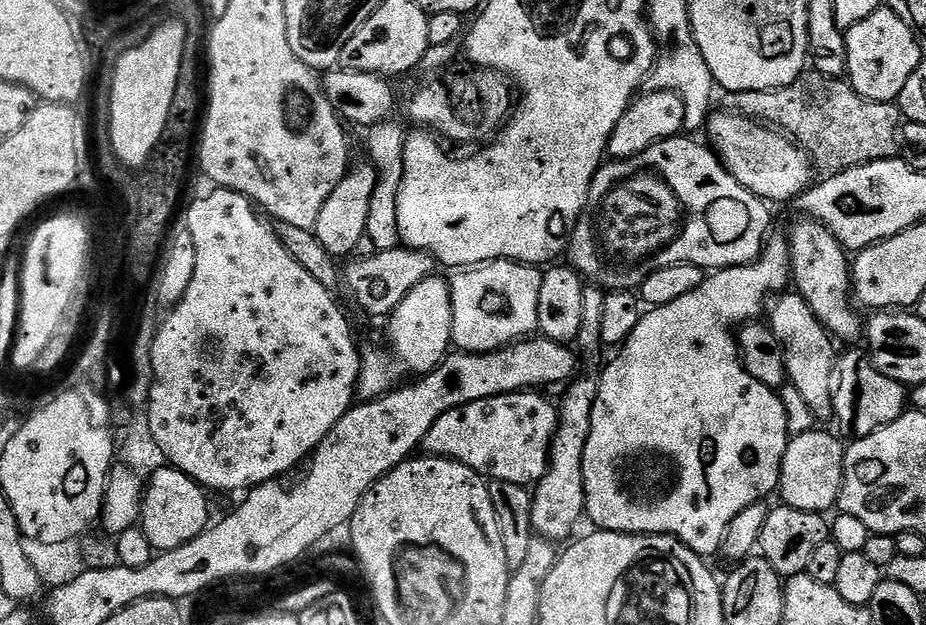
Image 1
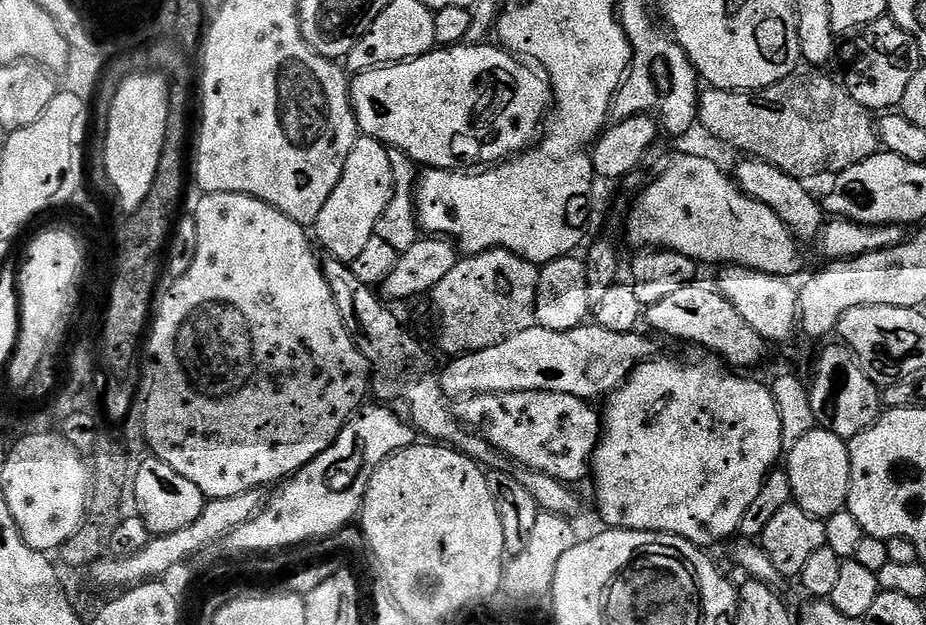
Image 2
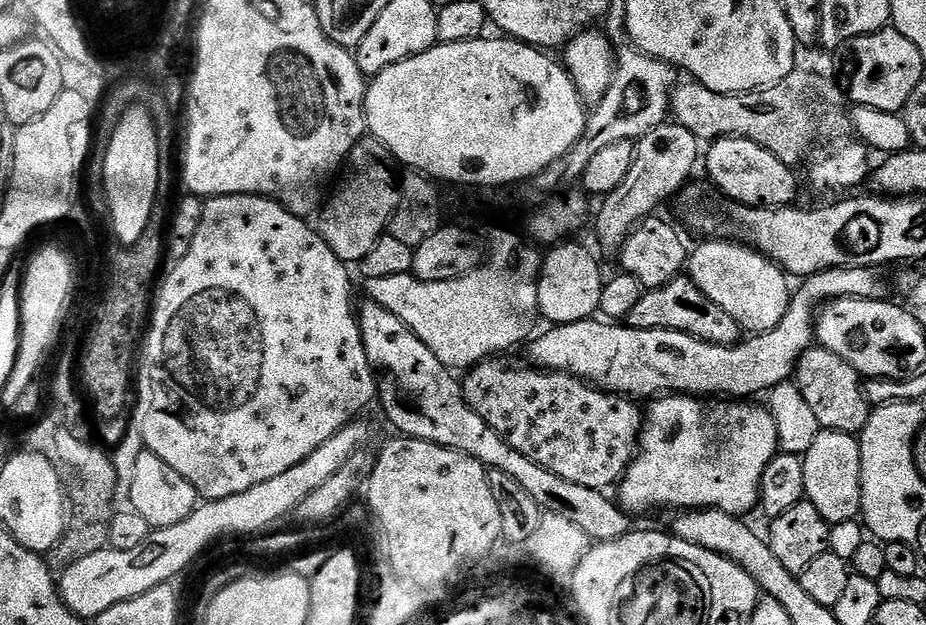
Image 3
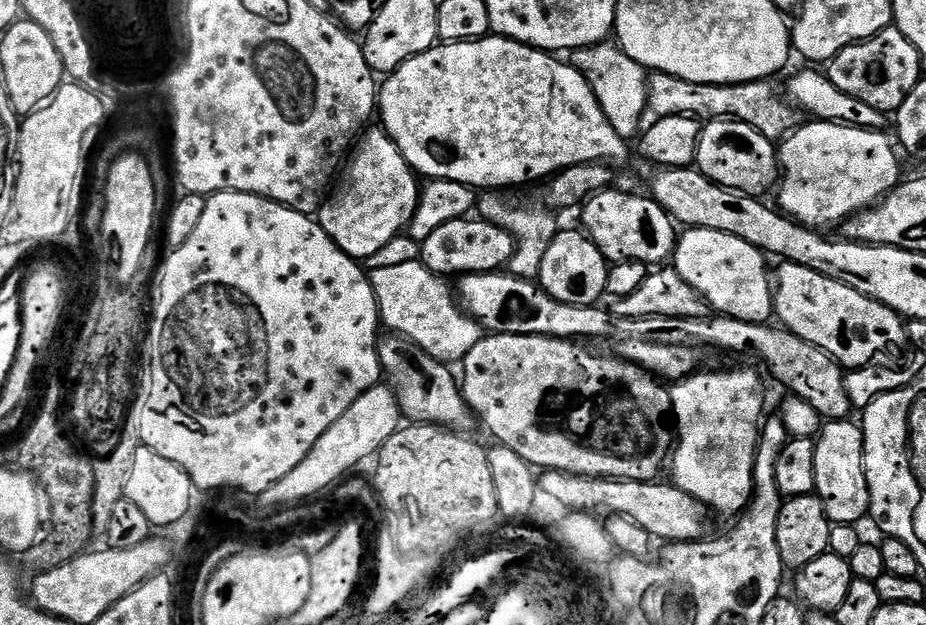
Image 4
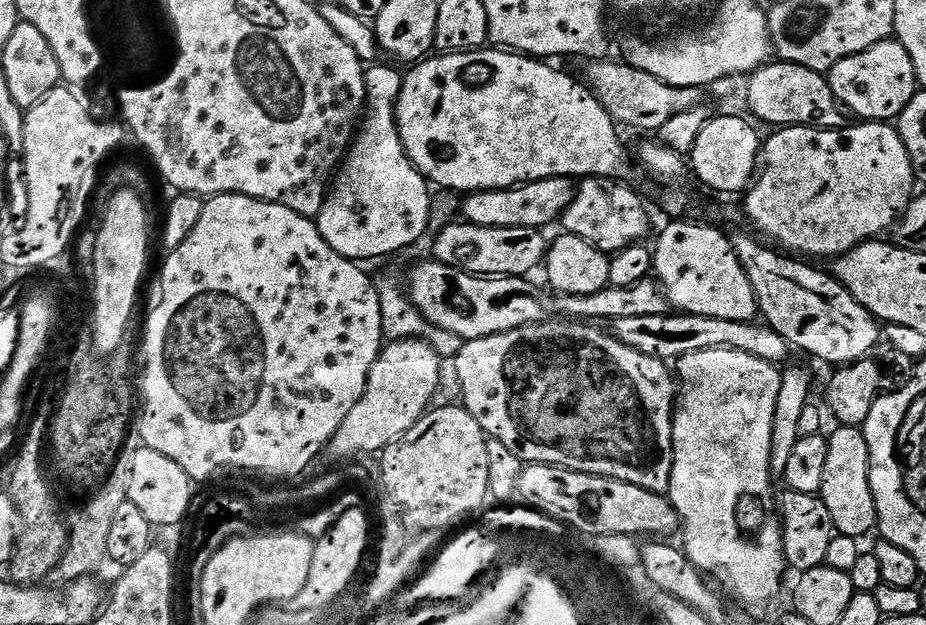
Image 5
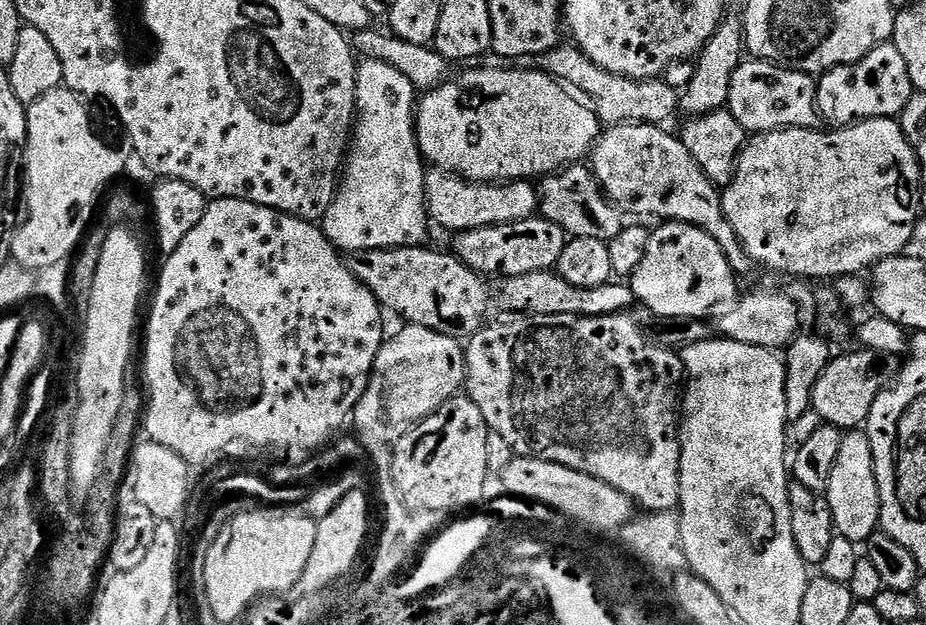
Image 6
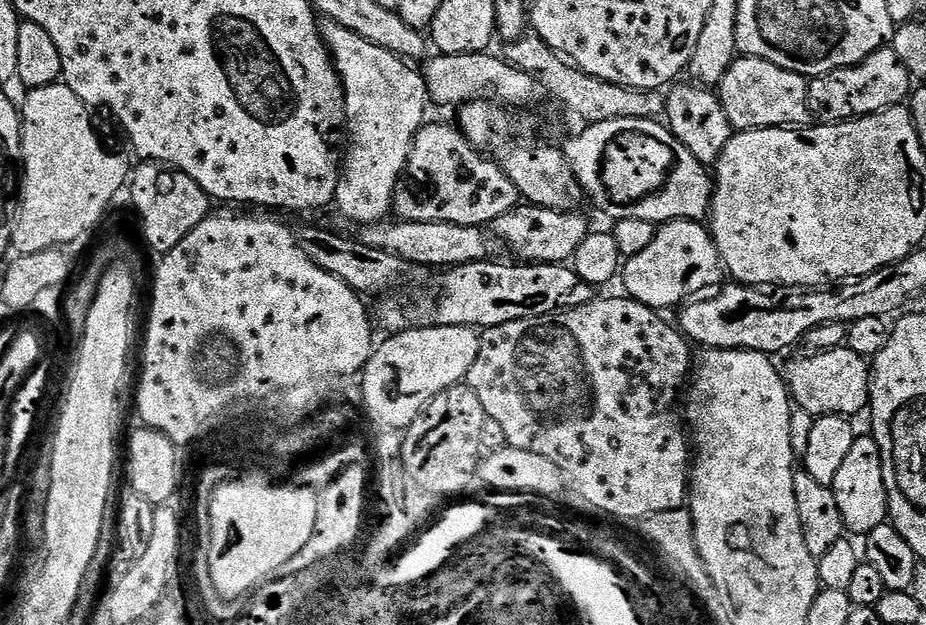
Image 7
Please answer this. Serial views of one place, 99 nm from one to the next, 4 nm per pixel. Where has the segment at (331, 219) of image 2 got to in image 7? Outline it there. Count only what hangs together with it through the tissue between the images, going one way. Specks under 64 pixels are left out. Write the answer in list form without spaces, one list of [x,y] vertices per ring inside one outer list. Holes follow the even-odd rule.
[[[324,20],[320,24],[320,35],[332,54],[336,73],[340,75],[344,87],[346,132],[352,135],[352,149],[349,152],[347,149],[342,160],[342,175],[336,187],[334,208],[355,226],[379,224],[387,221],[393,211],[392,200],[408,167],[412,142],[426,123],[424,111],[430,108],[426,82],[417,69],[416,72],[412,69],[415,67],[411,63],[395,56],[390,50],[382,50],[382,46],[374,46],[374,42],[366,42],[366,38],[354,34],[349,28],[338,26],[333,20]]]

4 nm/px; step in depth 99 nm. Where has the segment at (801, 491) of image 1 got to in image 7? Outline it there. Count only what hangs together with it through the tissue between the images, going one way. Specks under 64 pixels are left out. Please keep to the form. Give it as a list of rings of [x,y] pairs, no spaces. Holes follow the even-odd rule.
[[[871,434],[857,435],[847,457],[838,469],[831,486],[834,498],[838,498],[838,510],[842,510],[842,522],[849,533],[857,532],[860,538],[870,530],[882,526],[889,519],[886,478],[882,478],[882,454],[878,442]]]

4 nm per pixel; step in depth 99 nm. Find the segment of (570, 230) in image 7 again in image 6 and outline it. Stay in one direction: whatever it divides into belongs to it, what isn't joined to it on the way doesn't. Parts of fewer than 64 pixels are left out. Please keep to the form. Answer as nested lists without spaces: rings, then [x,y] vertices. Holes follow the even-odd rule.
[[[534,215],[522,222],[506,222],[494,226],[482,226],[478,230],[455,233],[451,251],[467,268],[480,273],[485,278],[493,278],[501,272],[501,277],[521,276],[535,272],[550,272],[555,269],[562,250],[570,237],[554,222],[542,215]]]

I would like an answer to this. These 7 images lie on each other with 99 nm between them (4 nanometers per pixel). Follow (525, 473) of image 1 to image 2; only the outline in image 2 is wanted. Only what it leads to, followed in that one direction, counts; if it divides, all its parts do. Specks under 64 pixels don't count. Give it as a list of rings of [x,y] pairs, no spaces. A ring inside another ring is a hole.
[[[511,392],[457,399],[454,404],[454,415],[465,429],[479,430],[487,444],[495,446],[503,456],[507,456],[521,469],[550,474],[555,480],[560,480],[569,486],[576,486],[583,476],[585,479],[589,475],[592,456],[596,452],[596,447],[600,445],[602,416],[597,409],[595,412],[592,408],[595,407],[589,401],[578,398],[574,394]]]

